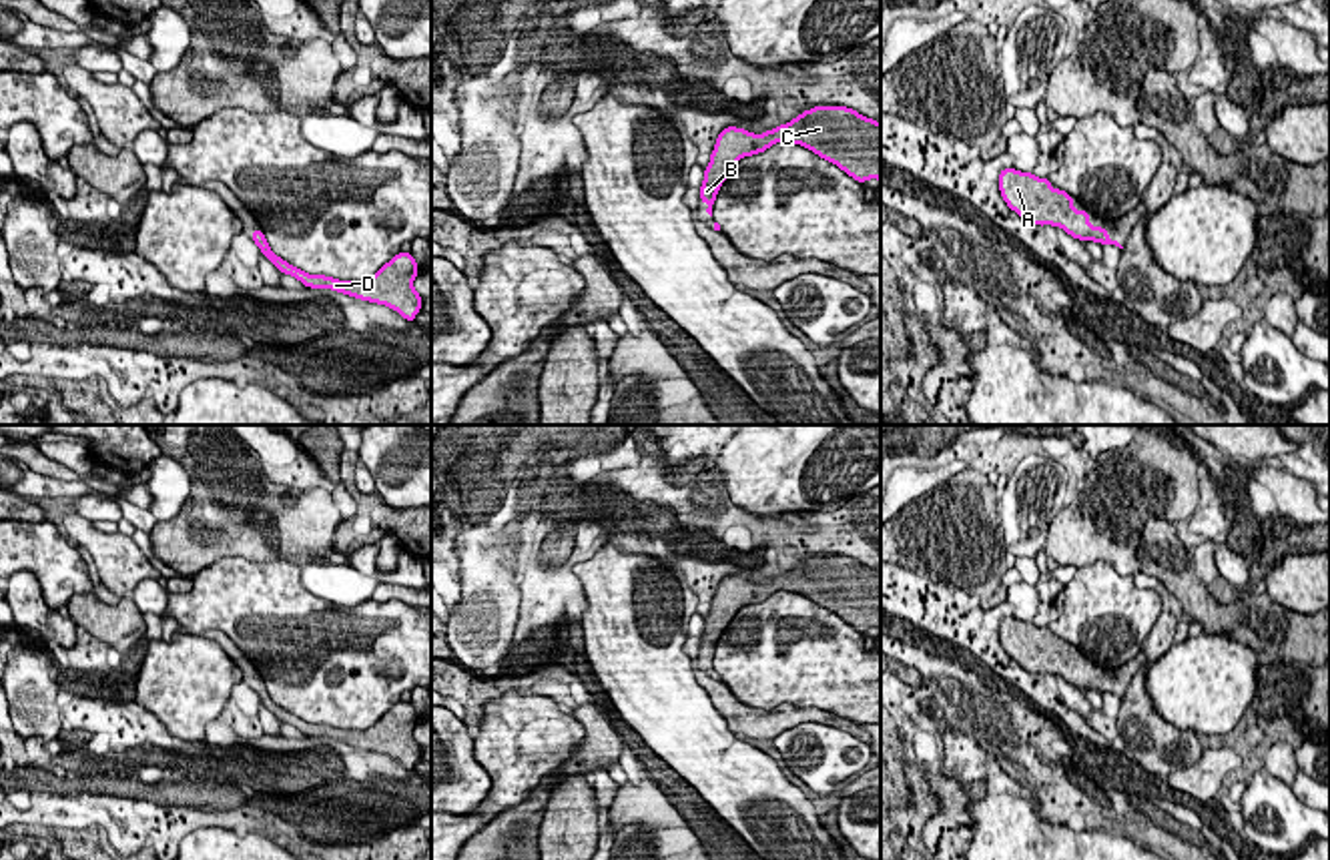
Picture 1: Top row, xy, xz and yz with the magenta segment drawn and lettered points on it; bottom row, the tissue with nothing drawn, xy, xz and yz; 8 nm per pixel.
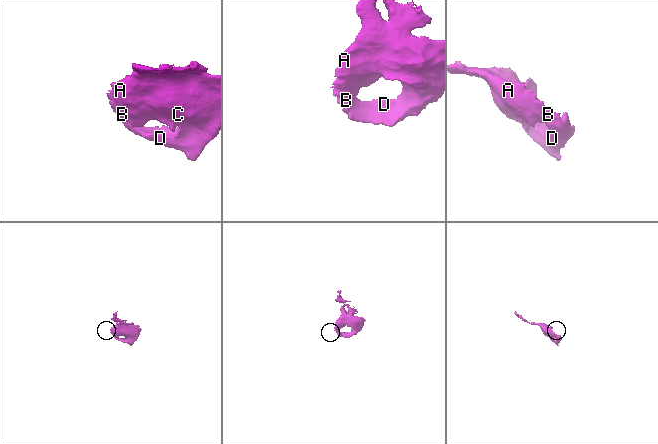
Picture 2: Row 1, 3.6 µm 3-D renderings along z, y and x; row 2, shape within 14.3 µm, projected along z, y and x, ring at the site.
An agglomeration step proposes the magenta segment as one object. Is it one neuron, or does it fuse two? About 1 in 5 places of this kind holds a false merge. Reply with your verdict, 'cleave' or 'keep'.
keep

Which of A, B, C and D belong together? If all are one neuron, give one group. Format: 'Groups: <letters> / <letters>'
Groups: A B C D

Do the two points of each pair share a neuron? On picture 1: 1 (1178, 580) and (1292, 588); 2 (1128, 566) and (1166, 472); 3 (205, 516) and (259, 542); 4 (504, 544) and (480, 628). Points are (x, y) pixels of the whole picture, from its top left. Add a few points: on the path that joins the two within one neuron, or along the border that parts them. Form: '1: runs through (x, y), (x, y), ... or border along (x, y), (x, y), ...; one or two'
1: border along (1266, 594), (1308, 616); two
2: runs through (1126, 542), (1126, 514), (1144, 496); one
3: runs through (219, 516), (233, 516), (245, 528); one
4: runs through (498, 564), (488, 578), (488, 608); one

